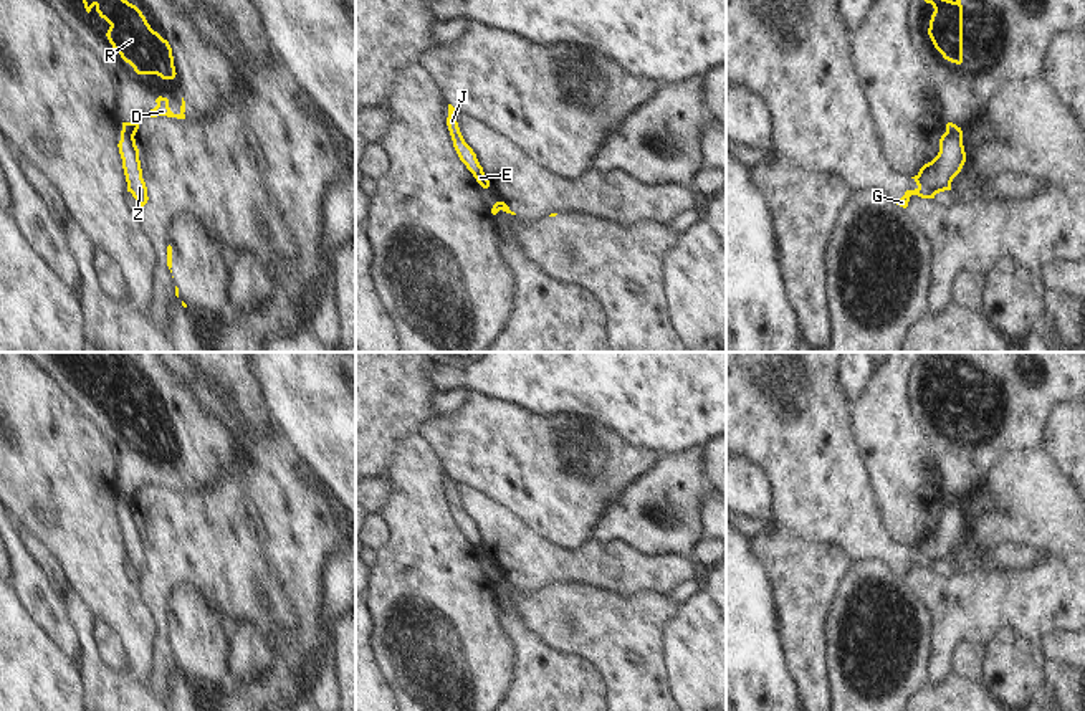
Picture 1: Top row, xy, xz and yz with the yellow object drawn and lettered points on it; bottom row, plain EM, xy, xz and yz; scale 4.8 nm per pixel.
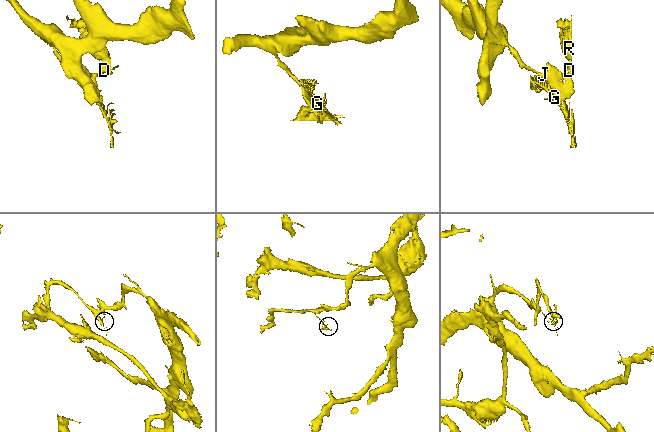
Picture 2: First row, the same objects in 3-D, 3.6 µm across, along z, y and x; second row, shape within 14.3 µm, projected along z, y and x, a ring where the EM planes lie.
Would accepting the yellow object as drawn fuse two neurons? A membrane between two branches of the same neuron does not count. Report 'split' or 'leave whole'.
split

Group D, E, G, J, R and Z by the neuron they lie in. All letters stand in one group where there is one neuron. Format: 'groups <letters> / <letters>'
groups D R / E G J Z

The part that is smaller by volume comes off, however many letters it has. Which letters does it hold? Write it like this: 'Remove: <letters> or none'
Remove: D, R

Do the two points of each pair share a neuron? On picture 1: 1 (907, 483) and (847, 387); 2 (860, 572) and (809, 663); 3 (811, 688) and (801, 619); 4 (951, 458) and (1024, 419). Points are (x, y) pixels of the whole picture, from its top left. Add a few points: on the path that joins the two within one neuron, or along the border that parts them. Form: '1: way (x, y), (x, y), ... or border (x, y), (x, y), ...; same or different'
1: border (874, 369), (862, 391), (849, 404); different
2: border (832, 599), (824, 622), (826, 675); different
3: way (811, 672), (802, 635); same
4: way (970, 452), (989, 447), (1006, 430); same

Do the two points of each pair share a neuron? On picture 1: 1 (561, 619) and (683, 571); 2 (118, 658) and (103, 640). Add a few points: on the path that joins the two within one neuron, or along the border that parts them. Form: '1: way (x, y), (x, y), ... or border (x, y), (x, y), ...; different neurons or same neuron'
1: border (586, 582), (624, 594), (639, 591), (662, 594); different neurons
2: way (113, 653), (108, 645); same neuron

